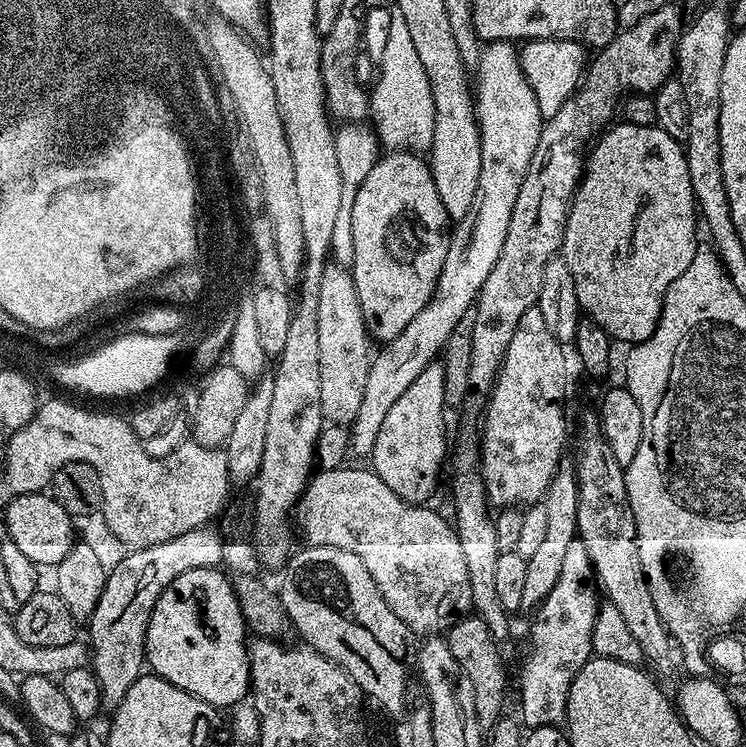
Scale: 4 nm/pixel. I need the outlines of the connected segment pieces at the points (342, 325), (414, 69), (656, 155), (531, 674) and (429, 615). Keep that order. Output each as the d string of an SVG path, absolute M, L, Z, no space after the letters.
M328 262L322 270L322 278L318 282L318 306L316 307L318 318L318 398L320 409L325 421L351 425L352 419L358 414L362 406L362 394L366 394L366 378L370 374L372 356L368 352L370 337L368 328L364 324L358 292L354 290L351 271L347 267L335 262Z
M391 7L390 12L386 48L378 63L378 75L370 88L370 124L385 149L411 150L420 154L431 149L434 138L436 115L432 87L426 78L426 70L422 70L422 62L418 62L402 12L395 7Z
M627 122L613 123L591 145L590 151L587 153L584 175L580 178L580 185L576 187L576 195L572 197L572 205L568 207L568 217L566 218L562 257L570 268L570 274L574 280L574 290L577 291L577 300L583 315L589 320L598 322L598 326L602 326L602 330L606 330L613 341L625 340L625 345L631 346L641 344L643 340L650 338L650 334L654 334L660 321L664 295L670 282L674 282L674 278L678 278L678 274L682 274L682 270L686 270L686 266L690 266L690 258L694 258L698 247L697 241L695 242L696 224L698 228L698 209L690 182L690 170L686 170L686 158L681 141L670 138L670 134L666 134L666 130L655 126L634 126Z
M580 539L570 542L566 549L566 559L554 590L546 594L546 598L535 609L532 620L532 645L524 656L524 665L520 668L520 713L519 719L525 729L541 728L547 724L559 725L568 715L568 691L582 666L593 659L592 631L596 614L600 609L602 600L598 595L596 571L592 569L590 554L586 554L586 546Z
M371 467L325 468L317 471L308 481L299 500L294 505L294 524L300 527L307 543L312 546L330 546L338 550L350 550L370 570L374 586L382 590L382 598L406 622L409 633L444 634L458 620L472 612L470 577L466 575L466 561L462 554L462 542L458 542L456 529L435 512L432 506L407 504Z

